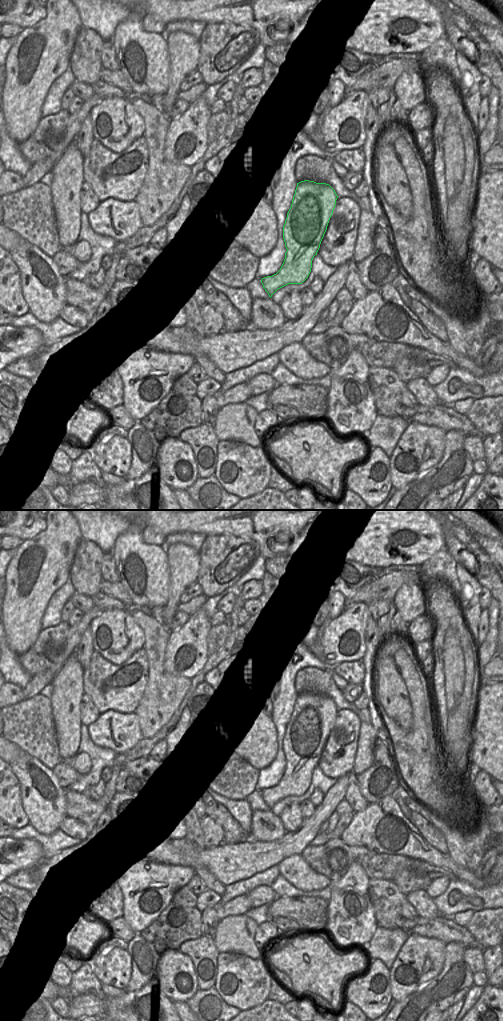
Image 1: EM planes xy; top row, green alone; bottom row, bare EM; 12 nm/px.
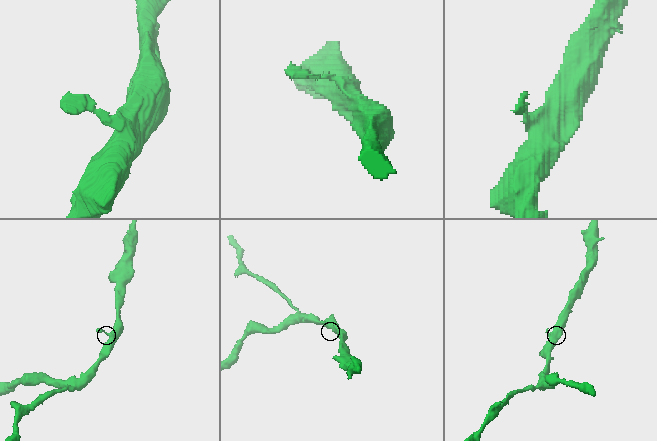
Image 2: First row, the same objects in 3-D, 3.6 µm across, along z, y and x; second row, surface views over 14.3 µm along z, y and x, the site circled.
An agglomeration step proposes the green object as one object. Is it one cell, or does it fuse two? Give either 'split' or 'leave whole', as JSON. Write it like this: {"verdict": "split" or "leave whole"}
{"verdict": "leave whole"}

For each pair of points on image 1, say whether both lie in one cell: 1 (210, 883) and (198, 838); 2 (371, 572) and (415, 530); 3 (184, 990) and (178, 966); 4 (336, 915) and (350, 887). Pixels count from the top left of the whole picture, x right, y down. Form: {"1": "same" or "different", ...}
{"1": "different", "2": "different", "3": "same", "4": "same"}

